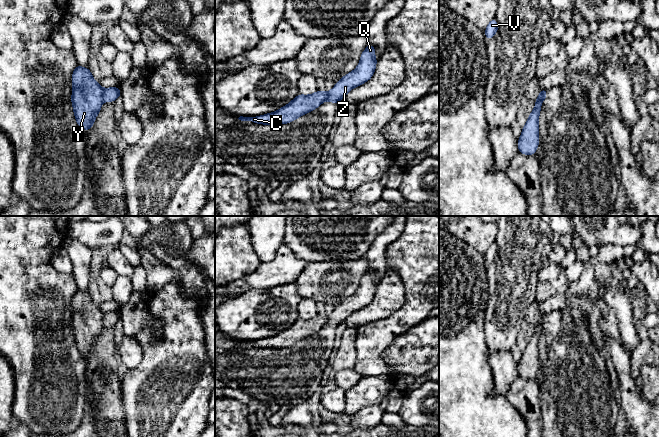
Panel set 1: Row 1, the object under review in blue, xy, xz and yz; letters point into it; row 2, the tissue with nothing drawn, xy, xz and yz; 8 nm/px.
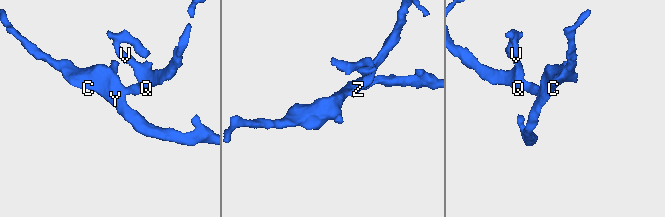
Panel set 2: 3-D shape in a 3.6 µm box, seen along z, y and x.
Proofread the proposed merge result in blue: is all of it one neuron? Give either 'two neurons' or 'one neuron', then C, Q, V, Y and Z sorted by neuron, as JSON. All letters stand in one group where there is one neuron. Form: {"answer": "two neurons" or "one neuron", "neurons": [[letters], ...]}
{"answer": "two neurons", "neurons": [["C", "Y"], ["Q", "V", "Z"]]}

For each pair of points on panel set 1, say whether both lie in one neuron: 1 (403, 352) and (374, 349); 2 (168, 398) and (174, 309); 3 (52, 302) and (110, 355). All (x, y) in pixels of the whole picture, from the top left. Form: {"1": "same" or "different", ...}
{"1": "different", "2": "same", "3": "different"}

